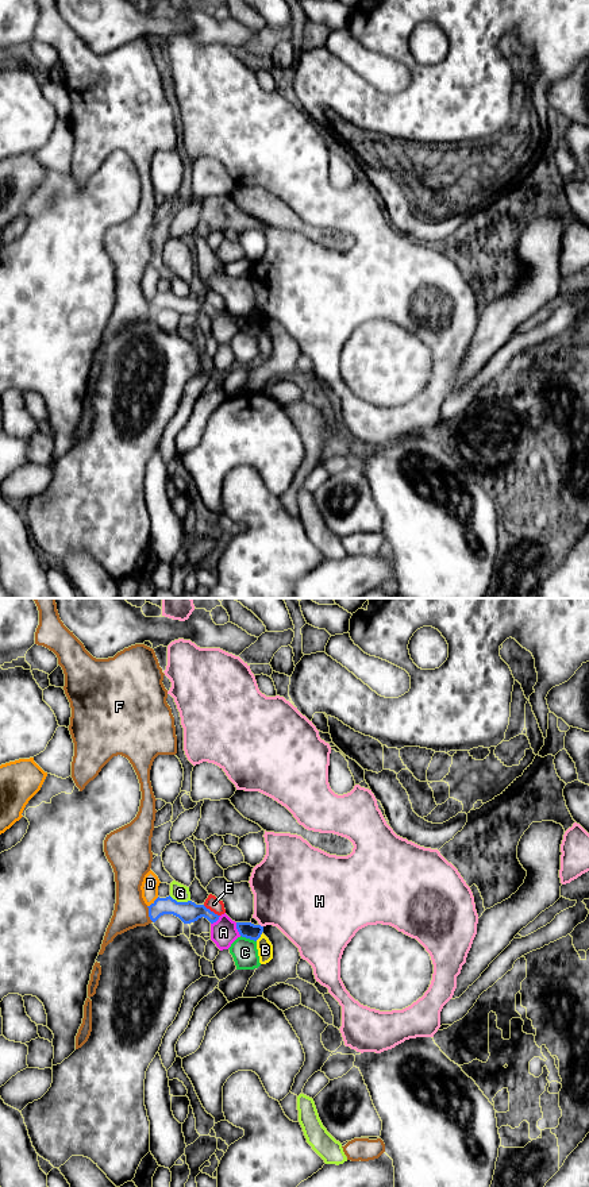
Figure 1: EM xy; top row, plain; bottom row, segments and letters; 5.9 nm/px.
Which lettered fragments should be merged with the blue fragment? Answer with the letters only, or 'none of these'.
none of these

